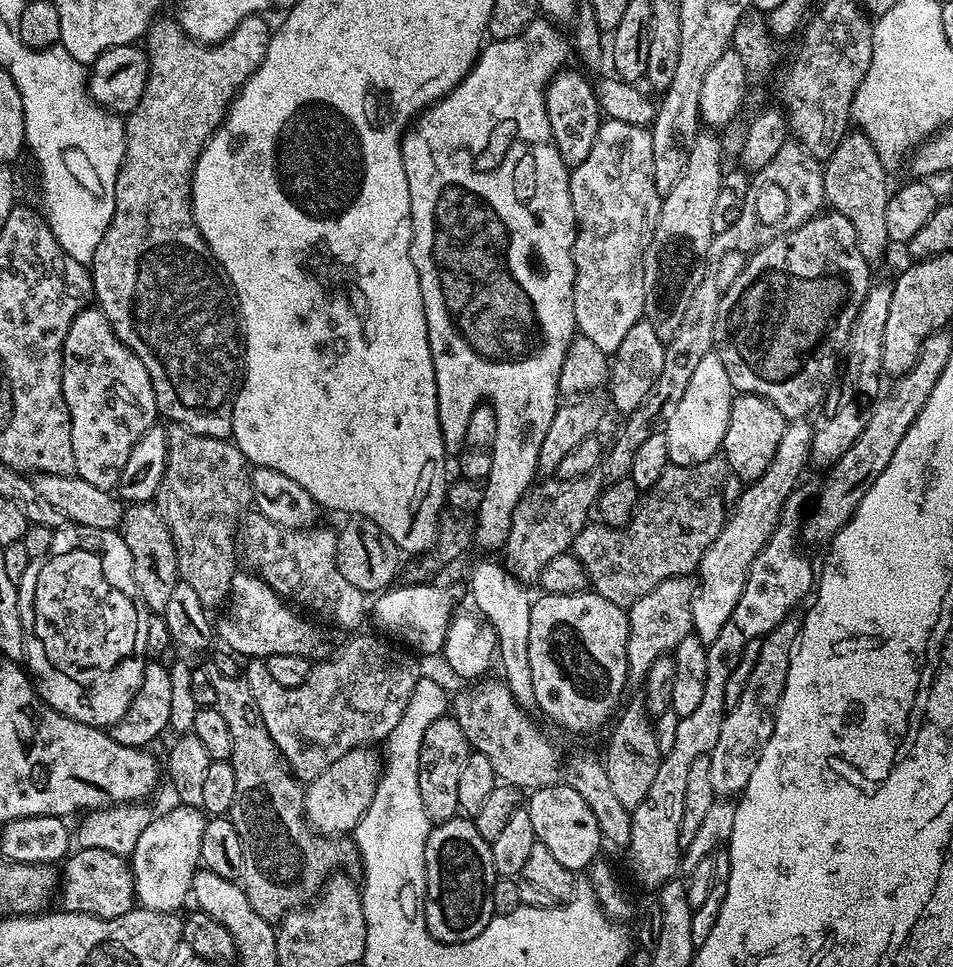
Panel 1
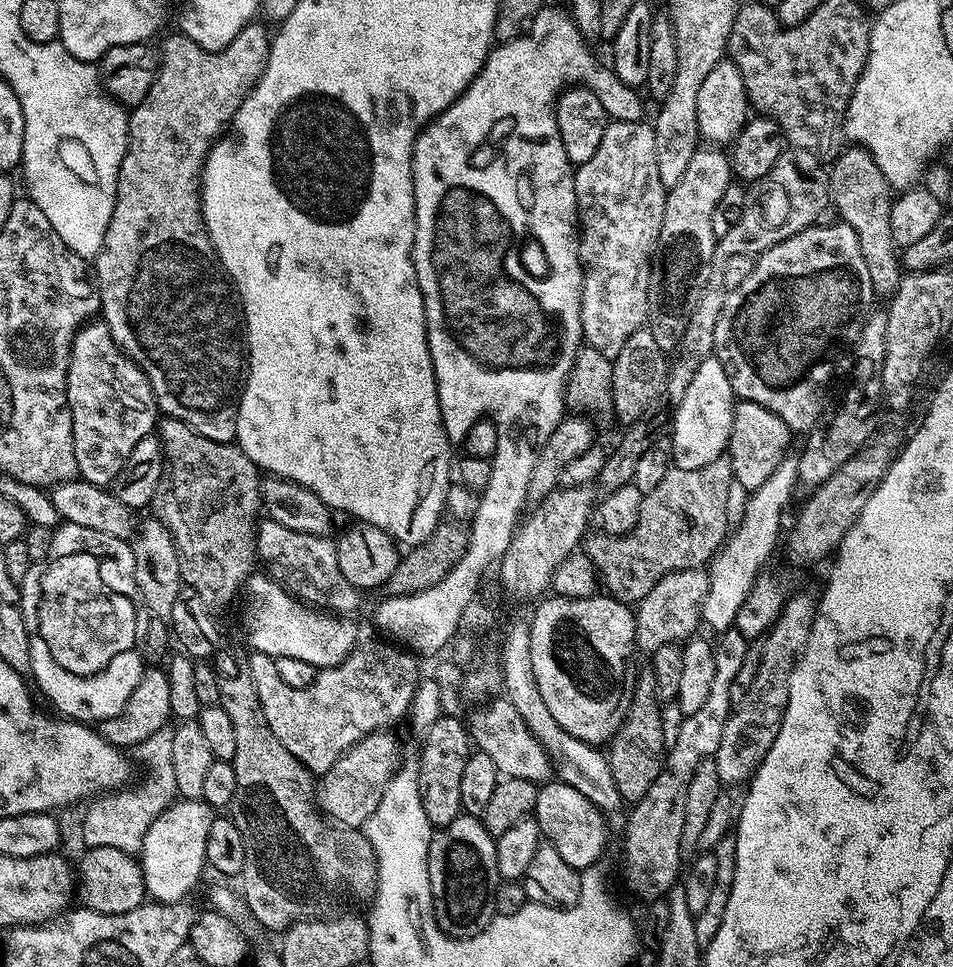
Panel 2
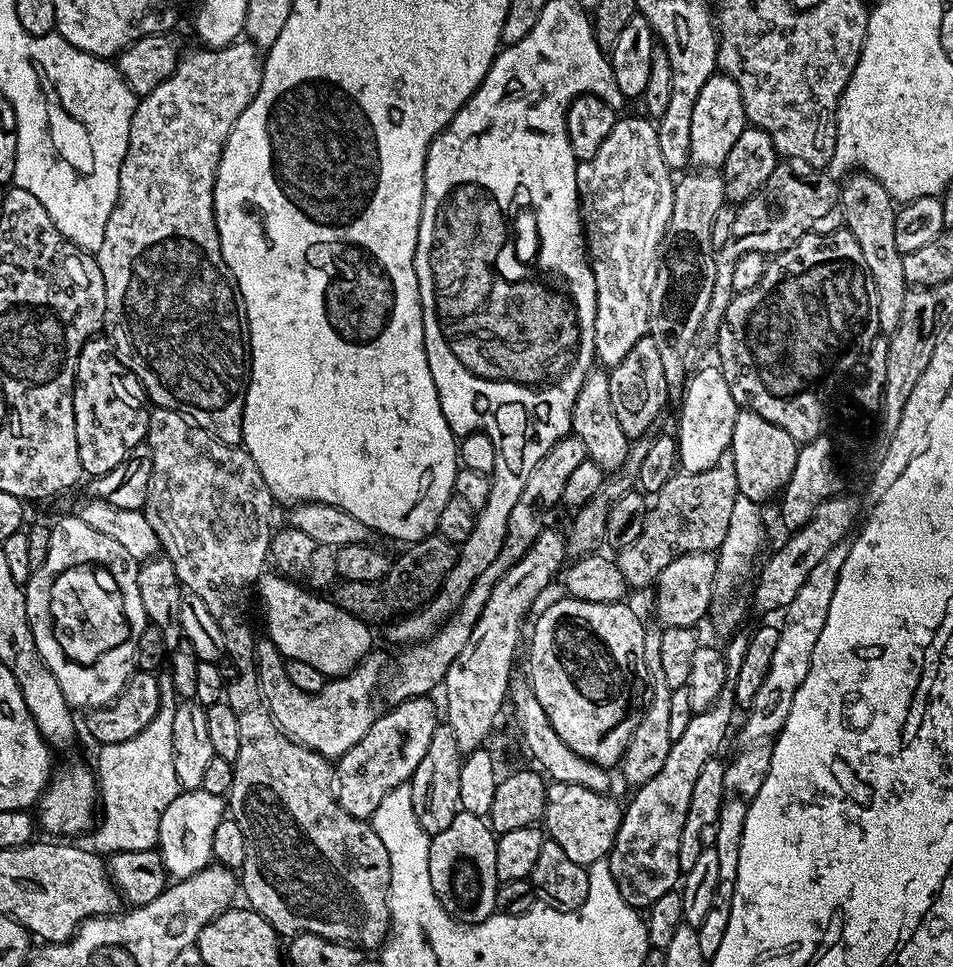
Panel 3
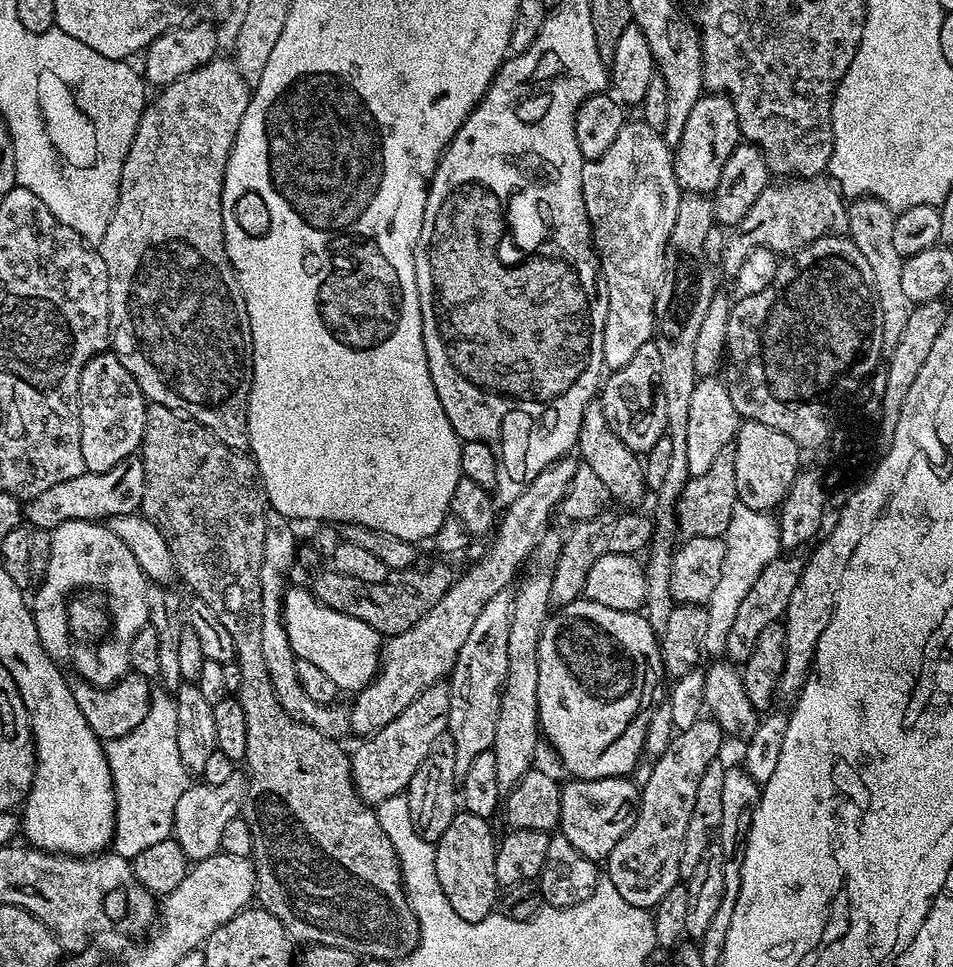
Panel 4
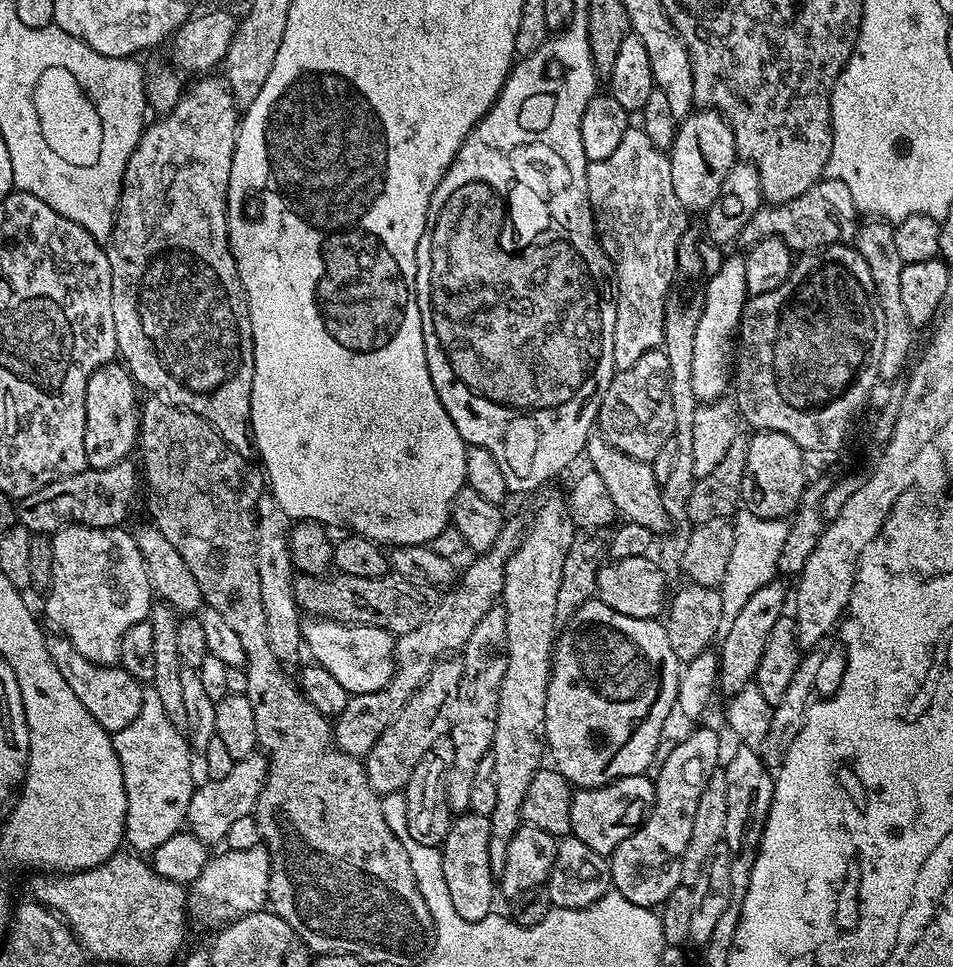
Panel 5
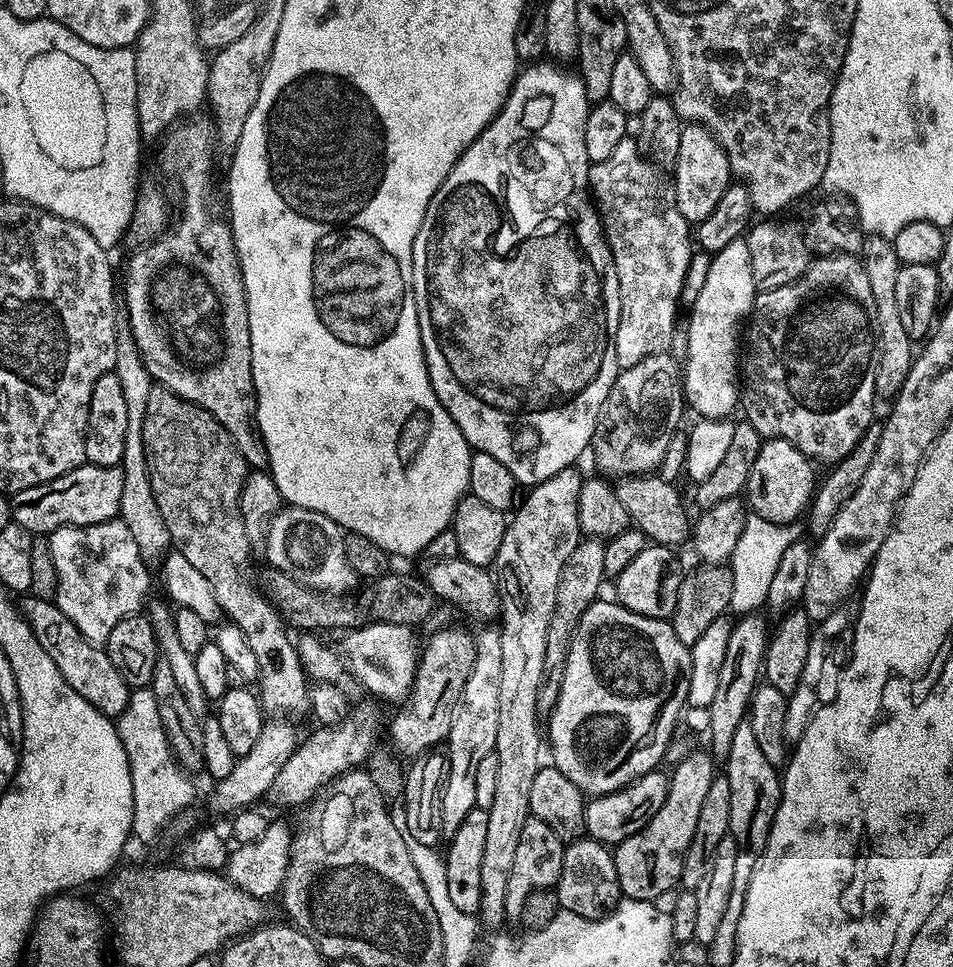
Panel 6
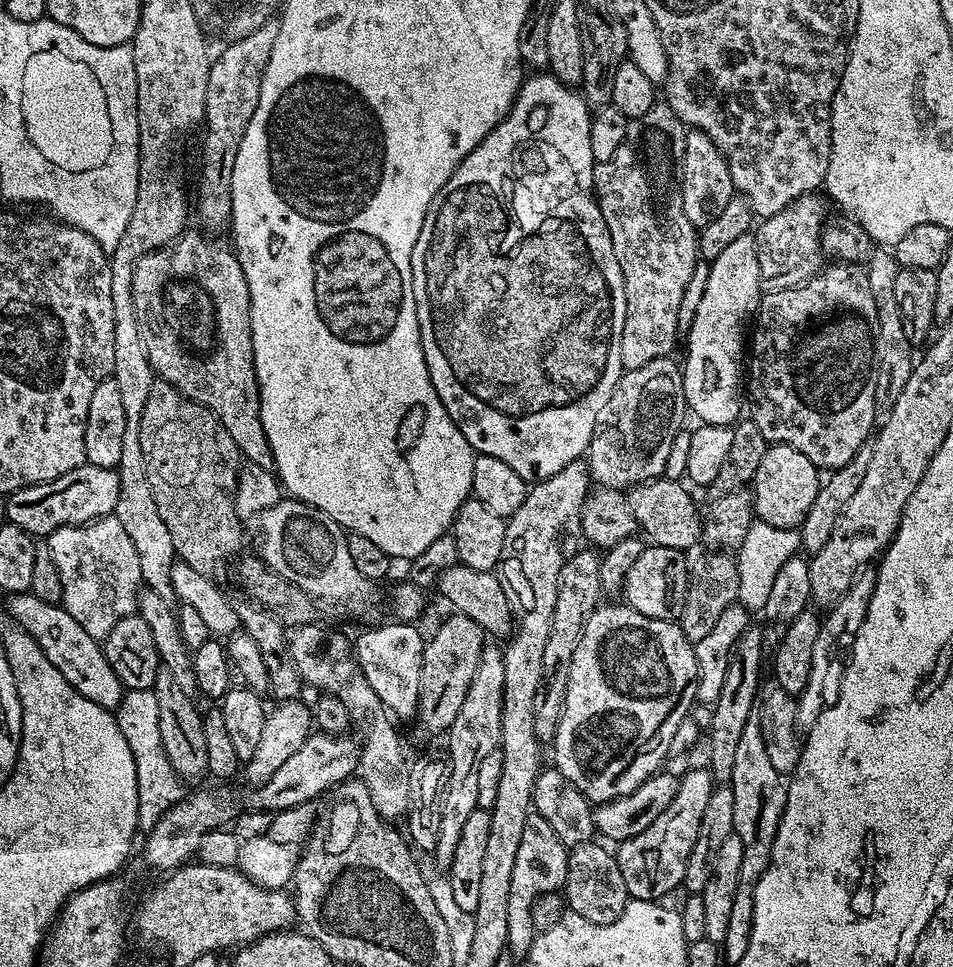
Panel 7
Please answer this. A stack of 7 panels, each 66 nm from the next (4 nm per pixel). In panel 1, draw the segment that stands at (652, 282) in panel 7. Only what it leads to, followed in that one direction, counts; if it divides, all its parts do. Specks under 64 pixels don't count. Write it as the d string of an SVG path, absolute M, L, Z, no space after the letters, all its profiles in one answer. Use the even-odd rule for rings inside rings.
M605 119L598 130L598 138L594 138L594 146L590 146L590 154L586 154L586 162L577 168L571 169L568 177L570 182L570 202L574 206L576 219L576 241L572 247L576 281L574 282L574 318L579 335L590 338L598 346L598 350L609 354L616 352L622 343L622 338L629 333L635 323L644 319L644 303L646 302L646 282L644 281L644 255L652 241L654 230L658 226L658 214L662 194L654 186L654 146L652 133L647 127L638 124L627 124L621 120Z

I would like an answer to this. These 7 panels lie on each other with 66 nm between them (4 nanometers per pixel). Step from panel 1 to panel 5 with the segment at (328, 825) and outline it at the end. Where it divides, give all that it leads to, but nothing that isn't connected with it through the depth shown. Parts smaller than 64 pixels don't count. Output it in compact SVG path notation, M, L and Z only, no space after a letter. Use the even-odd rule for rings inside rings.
M442 658L430 670L426 682L408 699L394 722L374 742L363 761L368 781L381 794L401 791L407 785L414 766L428 752L433 751L440 739L452 730L452 719L458 706L458 686L462 682L462 659Z

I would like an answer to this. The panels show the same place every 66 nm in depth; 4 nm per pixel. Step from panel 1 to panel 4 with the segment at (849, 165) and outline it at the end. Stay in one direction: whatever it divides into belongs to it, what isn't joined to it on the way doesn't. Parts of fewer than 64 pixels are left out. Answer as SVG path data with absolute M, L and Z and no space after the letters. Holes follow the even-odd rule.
M862 196L853 199L847 205L849 240L866 254L866 262L870 265L870 271L874 273L874 286L878 294L878 306L882 310L882 346L885 353L892 353L902 339L902 332L906 330L906 318L911 314L913 305L910 298L906 298L902 287L902 266L904 257L898 254L894 247L894 222L896 213L886 202L882 202L873 196Z

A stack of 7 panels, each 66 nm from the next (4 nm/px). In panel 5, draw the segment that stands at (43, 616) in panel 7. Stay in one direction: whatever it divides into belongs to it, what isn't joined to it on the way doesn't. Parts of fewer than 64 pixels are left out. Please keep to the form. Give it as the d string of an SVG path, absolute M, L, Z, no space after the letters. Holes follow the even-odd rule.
M59 634L51 637L50 651L54 658L54 666L62 670L62 678L66 678L70 690L78 694L78 702L82 702L82 706L90 710L90 718L94 718L98 726L102 726L111 734L134 722L135 715L142 708L142 698L146 691L141 681L135 680L126 669L119 666L95 664L82 658L82 654L74 650L72 643Z

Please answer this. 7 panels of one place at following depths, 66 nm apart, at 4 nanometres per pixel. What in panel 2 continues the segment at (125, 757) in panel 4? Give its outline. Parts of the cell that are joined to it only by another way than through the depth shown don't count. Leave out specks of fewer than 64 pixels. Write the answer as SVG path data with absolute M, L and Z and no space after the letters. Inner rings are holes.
M171 727L154 730L150 738L136 745L134 755L144 767L144 777L137 788L124 788L121 792L112 792L101 800L96 800L84 816L84 840L88 848L114 846L114 850L139 853L144 846L146 830L177 799L174 782L174 761L170 758L170 742L174 742Z

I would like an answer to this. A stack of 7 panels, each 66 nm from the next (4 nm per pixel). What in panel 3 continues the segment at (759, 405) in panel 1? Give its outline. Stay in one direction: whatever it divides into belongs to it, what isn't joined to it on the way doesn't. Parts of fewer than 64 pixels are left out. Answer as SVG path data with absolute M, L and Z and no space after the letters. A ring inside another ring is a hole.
M747 410L737 411L734 422L734 434L732 435L732 447L730 451L734 454L734 474L738 474L738 493L748 499L752 499L757 505L763 505L763 500L768 500L777 495L783 489L784 484L794 474L796 465L796 450L798 442L782 430L782 426L774 426L774 422L766 422L762 414L754 414Z

